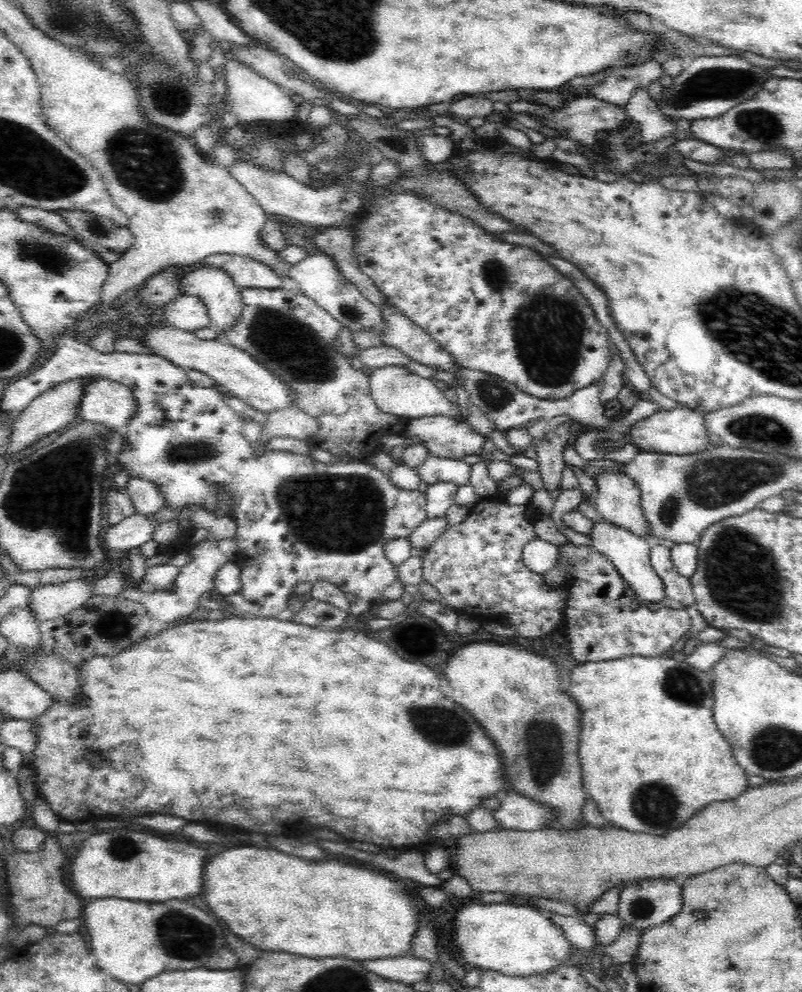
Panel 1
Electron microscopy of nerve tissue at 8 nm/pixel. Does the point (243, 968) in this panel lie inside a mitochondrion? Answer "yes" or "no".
no

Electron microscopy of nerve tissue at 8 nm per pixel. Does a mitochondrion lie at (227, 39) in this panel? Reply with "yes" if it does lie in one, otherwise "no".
no

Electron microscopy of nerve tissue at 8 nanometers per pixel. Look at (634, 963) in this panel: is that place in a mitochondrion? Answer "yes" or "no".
no

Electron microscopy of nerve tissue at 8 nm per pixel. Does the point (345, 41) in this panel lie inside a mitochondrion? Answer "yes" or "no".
yes

